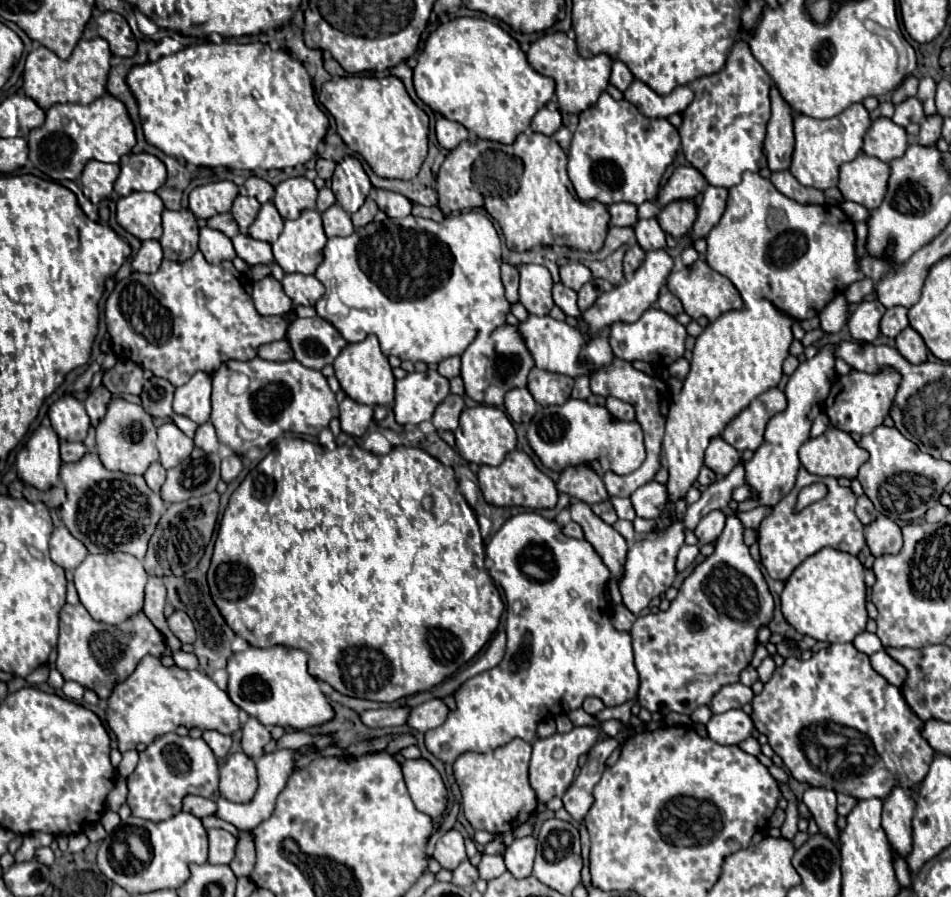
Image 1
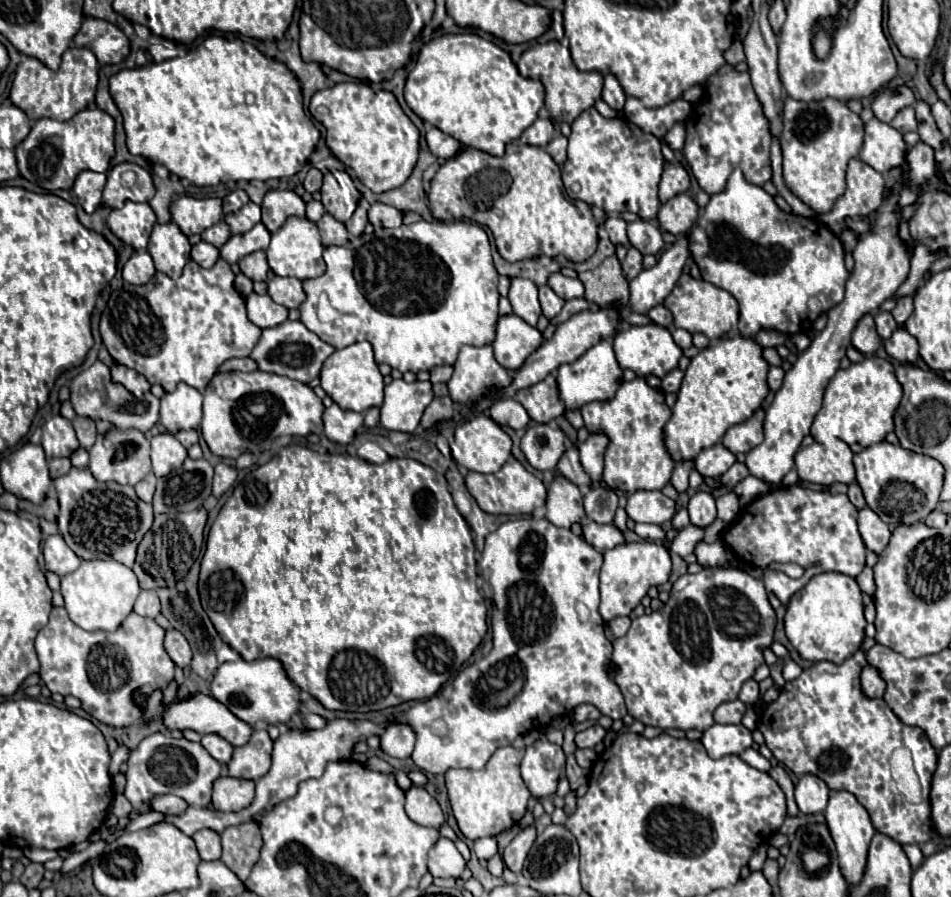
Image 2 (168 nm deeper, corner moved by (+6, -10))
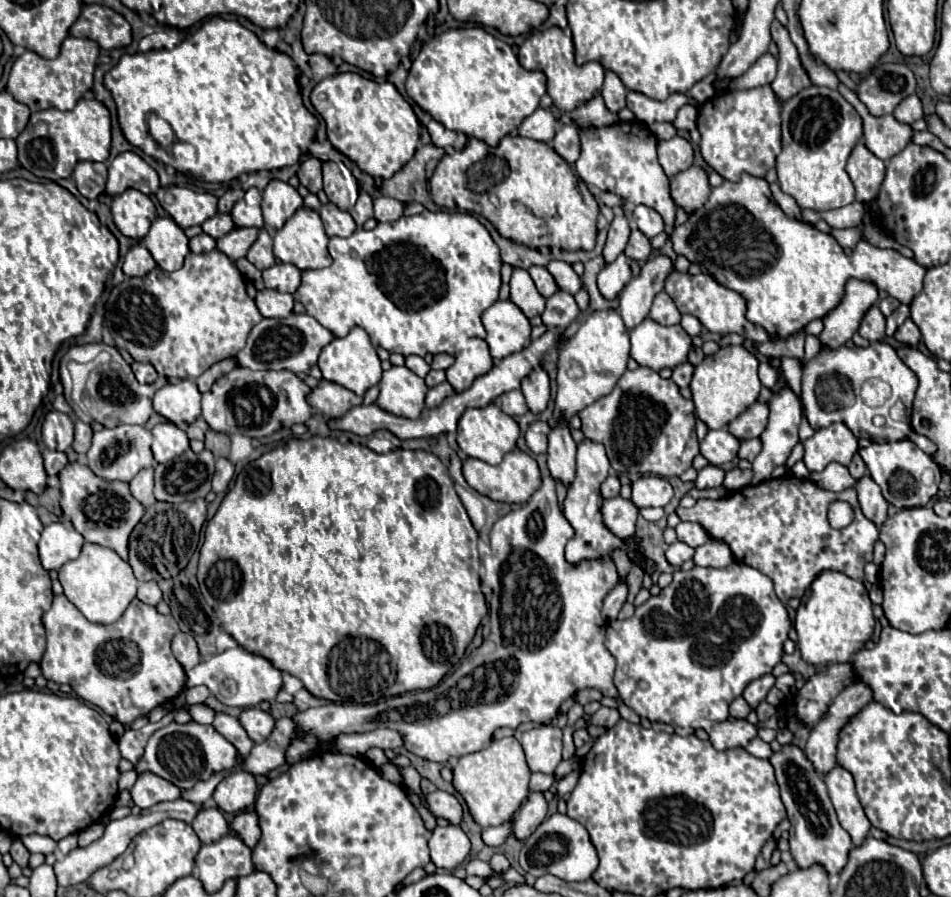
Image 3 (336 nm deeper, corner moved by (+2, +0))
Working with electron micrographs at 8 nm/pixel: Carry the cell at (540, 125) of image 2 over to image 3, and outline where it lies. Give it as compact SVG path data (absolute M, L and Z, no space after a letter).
M537 107L521 125L519 125L519 135L535 141L549 143L555 137L557 131L557 121L551 115L549 109Z

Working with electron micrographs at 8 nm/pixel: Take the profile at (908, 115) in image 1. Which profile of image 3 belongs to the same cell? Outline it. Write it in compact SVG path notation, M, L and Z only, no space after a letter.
M909 95L907 99L903 99L903 101L895 107L893 117L895 117L897 121L901 121L901 123L907 123L907 125L911 125L913 121L921 119L921 117L923 117L923 107L921 107L919 97L917 97L917 95Z

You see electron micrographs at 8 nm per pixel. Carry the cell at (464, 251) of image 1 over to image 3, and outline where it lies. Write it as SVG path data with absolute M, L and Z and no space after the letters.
M423 211L419 215L411 215L411 217L401 217L397 221L391 223L379 223L375 229L365 231L365 229L355 229L355 233L351 237L331 237L329 239L329 253L333 257L333 263L325 269L311 269L311 271L303 271L301 273L301 285L295 291L295 297L303 303L305 311L315 317L323 327L327 327L335 337L345 337L345 333L349 333L349 329L353 329L353 325L363 327L367 331L367 335L371 337L373 347L383 347L389 353L401 353L401 355L421 355L425 357L427 353L437 355L437 353L449 353L449 355L457 355L461 351L461 347L467 343L467 339L471 337L485 337L485 329L481 325L481 313L491 307L497 299L499 299L499 287L501 287L501 255L499 255L499 247L495 245L495 241L491 239L489 231L477 221L477 217L469 215L469 213L447 213L447 211Z

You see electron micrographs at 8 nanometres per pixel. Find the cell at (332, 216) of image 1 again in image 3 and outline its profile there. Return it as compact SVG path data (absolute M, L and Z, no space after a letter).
M327 203L319 209L319 215L323 219L323 225L325 225L325 233L329 237L349 237L353 231L355 231L355 221L353 217L347 213L347 211L341 211L337 205L333 203Z

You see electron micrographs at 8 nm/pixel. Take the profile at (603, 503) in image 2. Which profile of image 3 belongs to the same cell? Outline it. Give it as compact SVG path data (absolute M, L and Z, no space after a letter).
M609 475L609 477L603 481L603 485L601 485L601 493L603 493L605 499L609 499L609 497L615 497L615 495L619 493L619 487L621 487L619 479L617 479L615 475Z

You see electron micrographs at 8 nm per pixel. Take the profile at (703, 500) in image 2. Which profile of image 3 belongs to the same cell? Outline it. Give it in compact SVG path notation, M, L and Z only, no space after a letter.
M707 465L699 471L699 477L695 481L695 485L699 489L711 489L711 487L717 487L721 485L725 479L725 469L717 467L717 465Z

